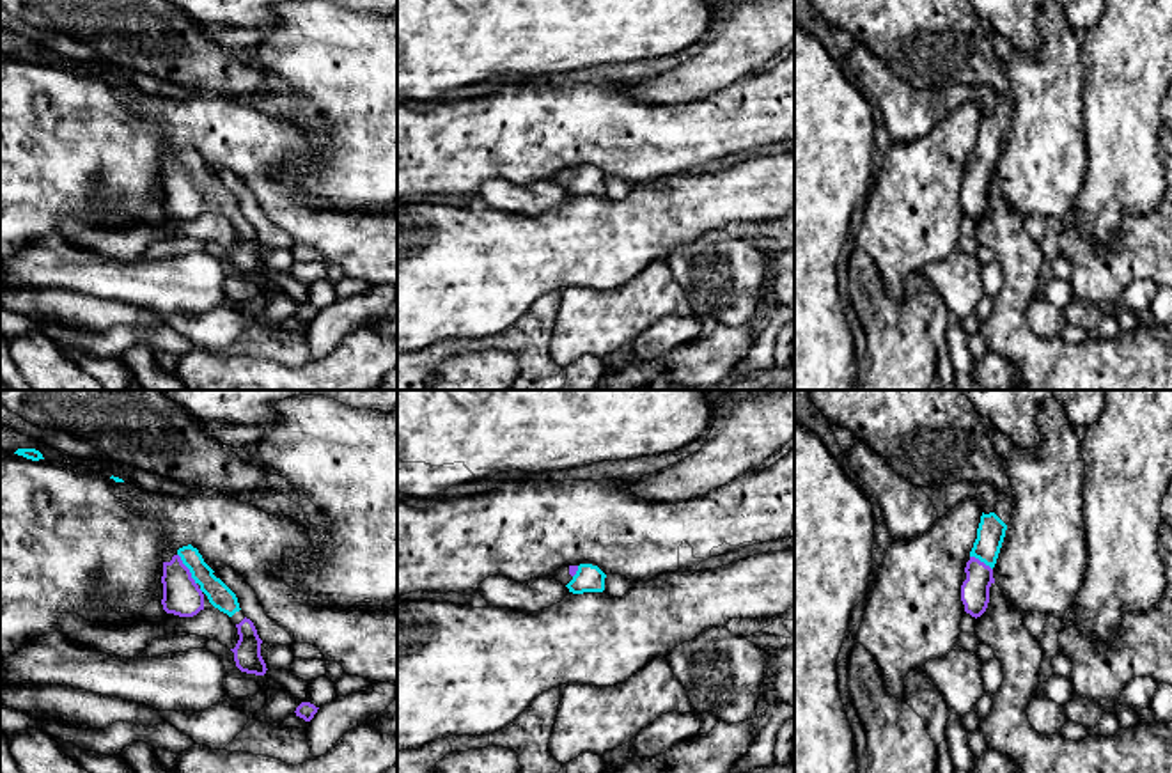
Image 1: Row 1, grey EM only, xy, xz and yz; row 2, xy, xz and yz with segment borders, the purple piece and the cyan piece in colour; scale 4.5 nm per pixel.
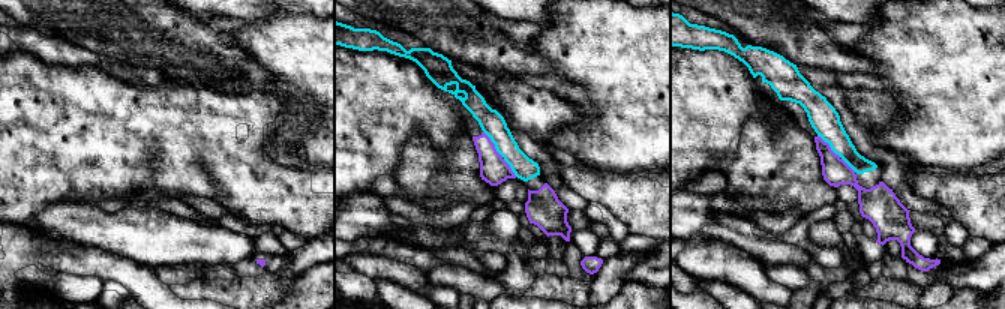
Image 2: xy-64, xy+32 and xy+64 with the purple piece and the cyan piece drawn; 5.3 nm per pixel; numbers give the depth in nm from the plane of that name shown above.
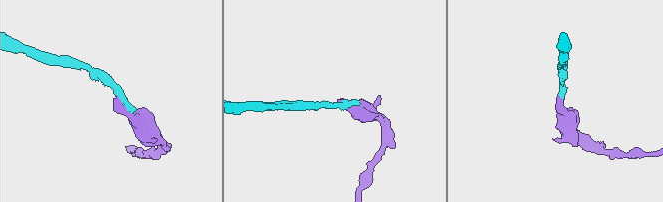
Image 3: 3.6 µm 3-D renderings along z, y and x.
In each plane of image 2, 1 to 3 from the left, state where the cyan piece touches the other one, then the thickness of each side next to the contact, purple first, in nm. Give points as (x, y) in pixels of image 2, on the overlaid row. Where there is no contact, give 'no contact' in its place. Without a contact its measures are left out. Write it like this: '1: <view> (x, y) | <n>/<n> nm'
1: no contact
2: xy+32 (494, 144) | 160/140 nm
3: xy+64 (834, 153) | 150/160 nm

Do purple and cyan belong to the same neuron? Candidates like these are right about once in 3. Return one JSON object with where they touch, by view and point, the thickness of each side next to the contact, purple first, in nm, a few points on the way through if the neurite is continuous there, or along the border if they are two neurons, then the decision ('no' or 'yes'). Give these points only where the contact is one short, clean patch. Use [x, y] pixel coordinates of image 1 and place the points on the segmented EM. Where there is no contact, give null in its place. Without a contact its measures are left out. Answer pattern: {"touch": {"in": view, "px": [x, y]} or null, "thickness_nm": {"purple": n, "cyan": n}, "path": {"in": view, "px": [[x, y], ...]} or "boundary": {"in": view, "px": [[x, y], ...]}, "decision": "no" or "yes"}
{"touch": {"in": "xy", "px": [188, 569]}, "thickness_nm": {"purple": 180, "cyan": 110}, "path": {"in": "xy", "px": [[181, 596], [181, 577], [188, 569], [220, 596]]}, "decision": "yes"}

